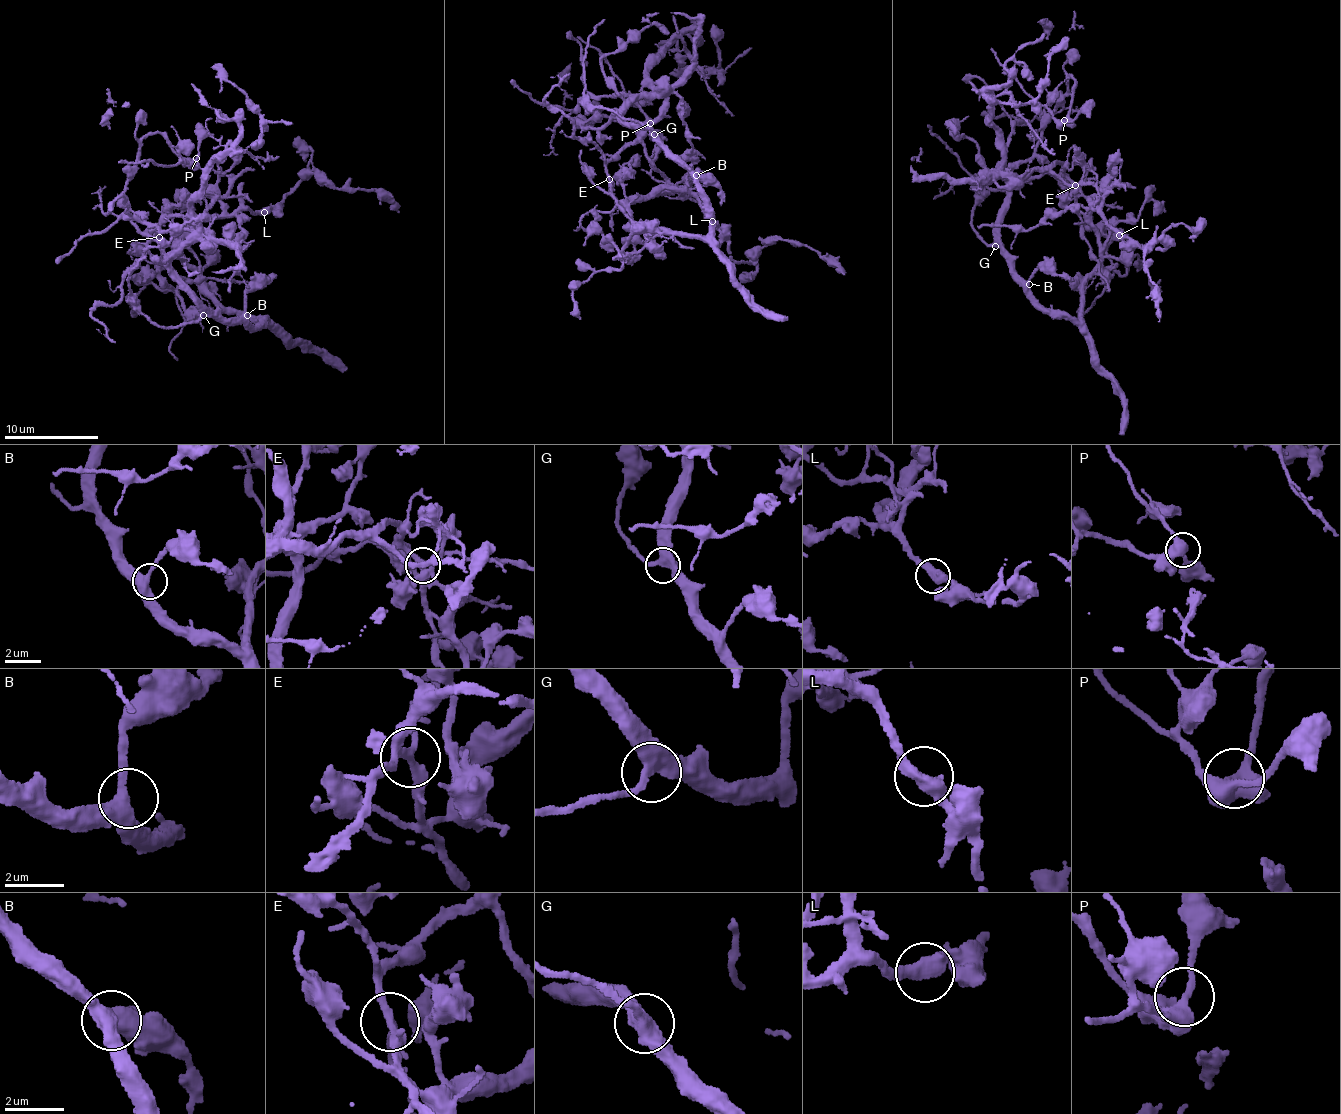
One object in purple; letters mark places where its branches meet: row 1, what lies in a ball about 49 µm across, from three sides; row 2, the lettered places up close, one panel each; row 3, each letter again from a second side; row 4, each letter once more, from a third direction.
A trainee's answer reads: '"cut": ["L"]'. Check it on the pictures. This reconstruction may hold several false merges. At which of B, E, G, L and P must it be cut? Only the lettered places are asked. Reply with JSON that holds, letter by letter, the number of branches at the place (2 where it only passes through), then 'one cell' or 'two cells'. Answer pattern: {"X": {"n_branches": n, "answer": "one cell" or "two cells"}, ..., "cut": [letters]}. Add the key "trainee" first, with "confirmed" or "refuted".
{"trainee": "refuted", "B": {"n_branches": 3, "answer": "one cell"}, "E": {"n_branches": 3, "answer": "one cell"}, "G": {"n_branches": 3, "answer": "one cell"}, "L": {"n_branches": 2, "answer": "one cell"}, "P": {"n_branches": 3, "answer": "one cell"}, "cut": []}

